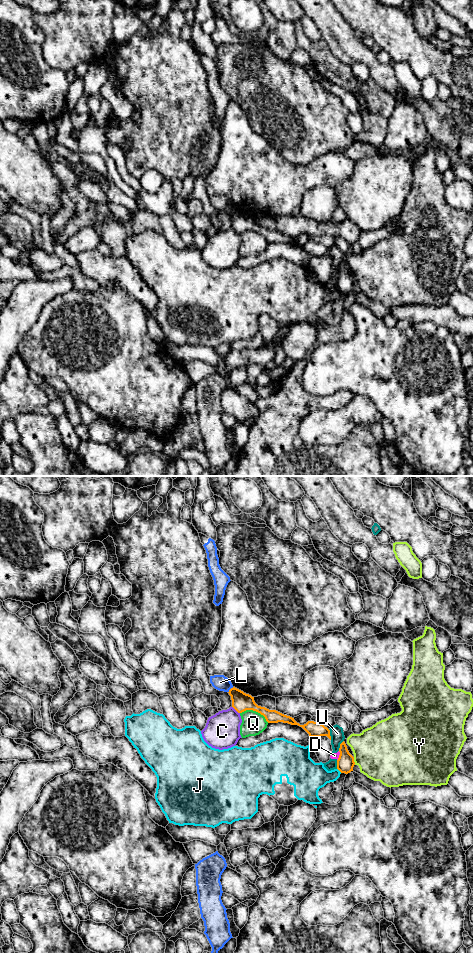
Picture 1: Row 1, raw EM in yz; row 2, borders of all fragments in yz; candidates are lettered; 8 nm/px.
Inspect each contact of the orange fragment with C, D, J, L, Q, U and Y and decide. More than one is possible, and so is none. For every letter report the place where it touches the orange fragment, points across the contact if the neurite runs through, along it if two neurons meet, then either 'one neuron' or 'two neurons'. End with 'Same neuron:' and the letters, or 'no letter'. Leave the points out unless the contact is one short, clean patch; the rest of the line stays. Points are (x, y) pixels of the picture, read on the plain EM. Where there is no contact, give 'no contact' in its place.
C: contact yz (236, 230); two neurons
D: contact yz (339, 276); border yz (339, 271), (337, 280); two neurons
J: contact yz (339, 290); two neurons
L: contact yz (230, 209); border yz (233, 207), (228, 212); two neurons
Q: contact yz (255, 230); two neurons
U: contact yz (329, 254); border yz (328, 249), (331, 259); two neurons
Y: contact yz (353, 281); two neurons
Same neuron: no letter

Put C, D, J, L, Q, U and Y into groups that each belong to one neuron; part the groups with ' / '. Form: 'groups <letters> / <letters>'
groups C / D / J / L / Q / U / Y

